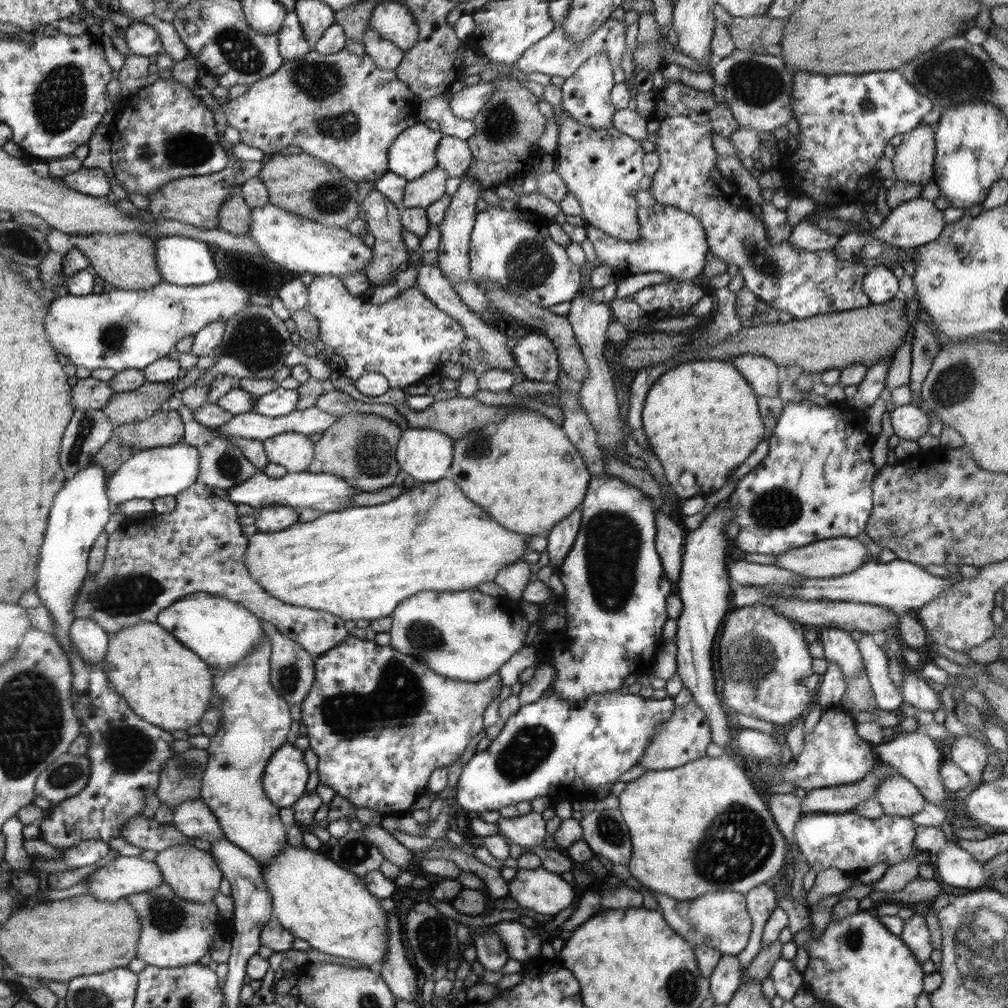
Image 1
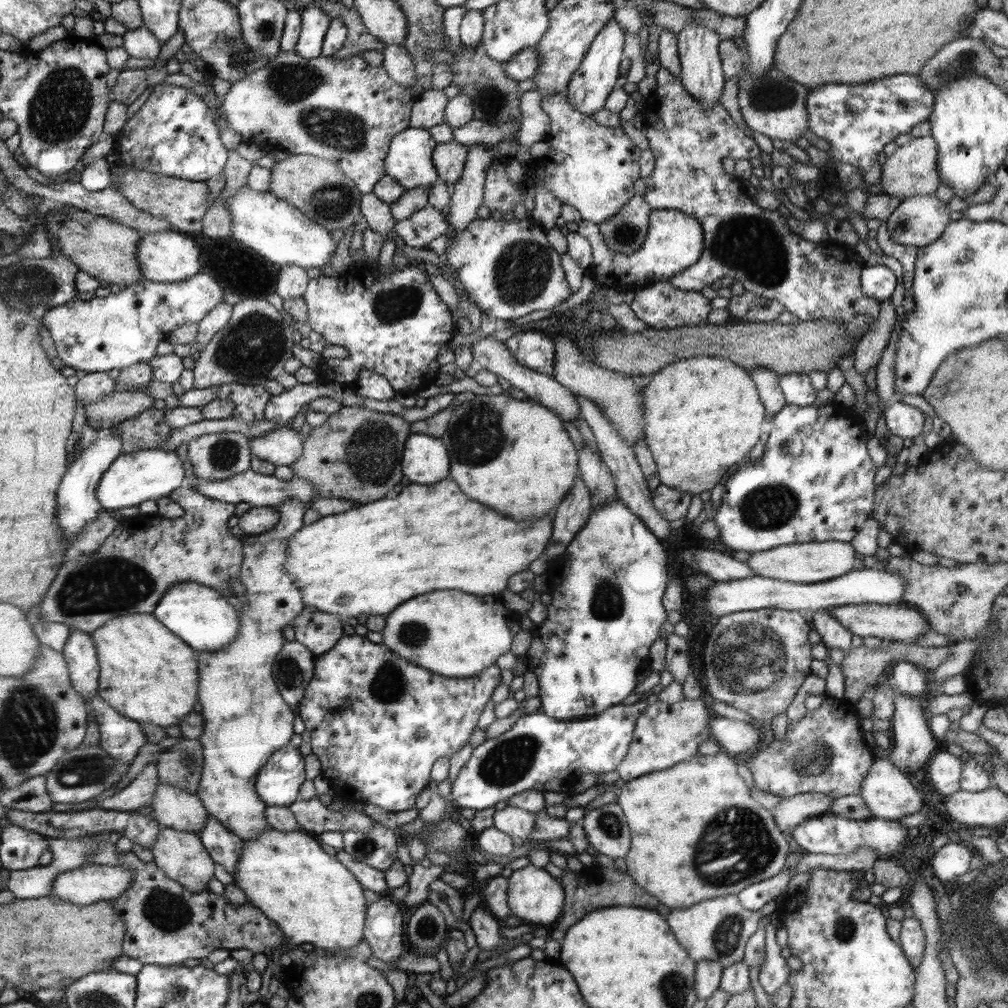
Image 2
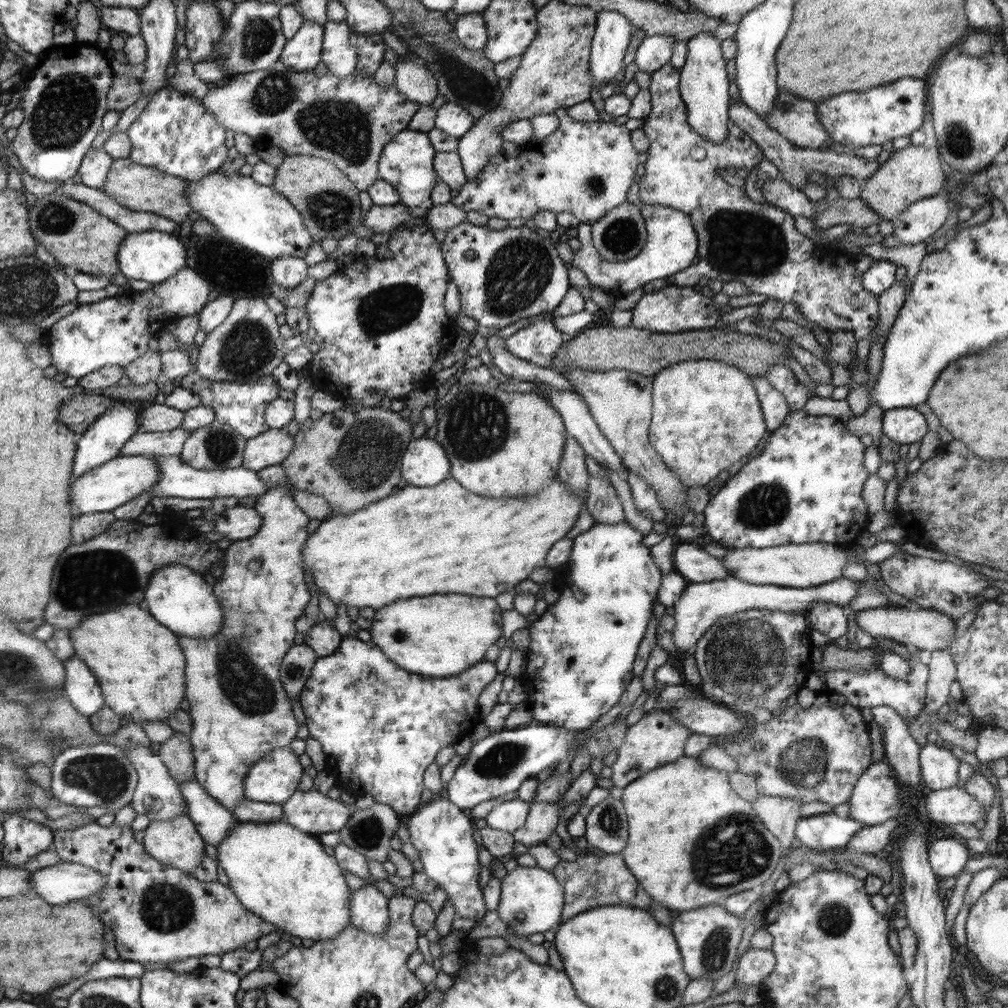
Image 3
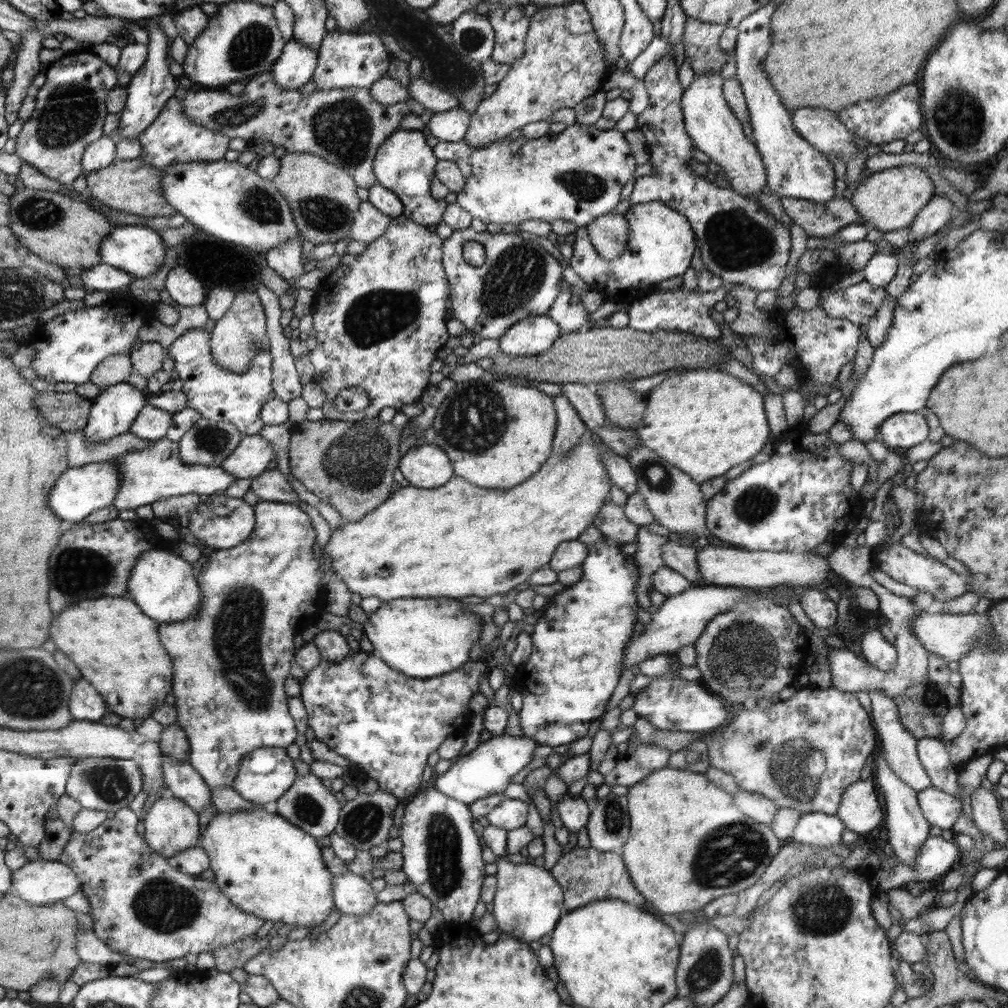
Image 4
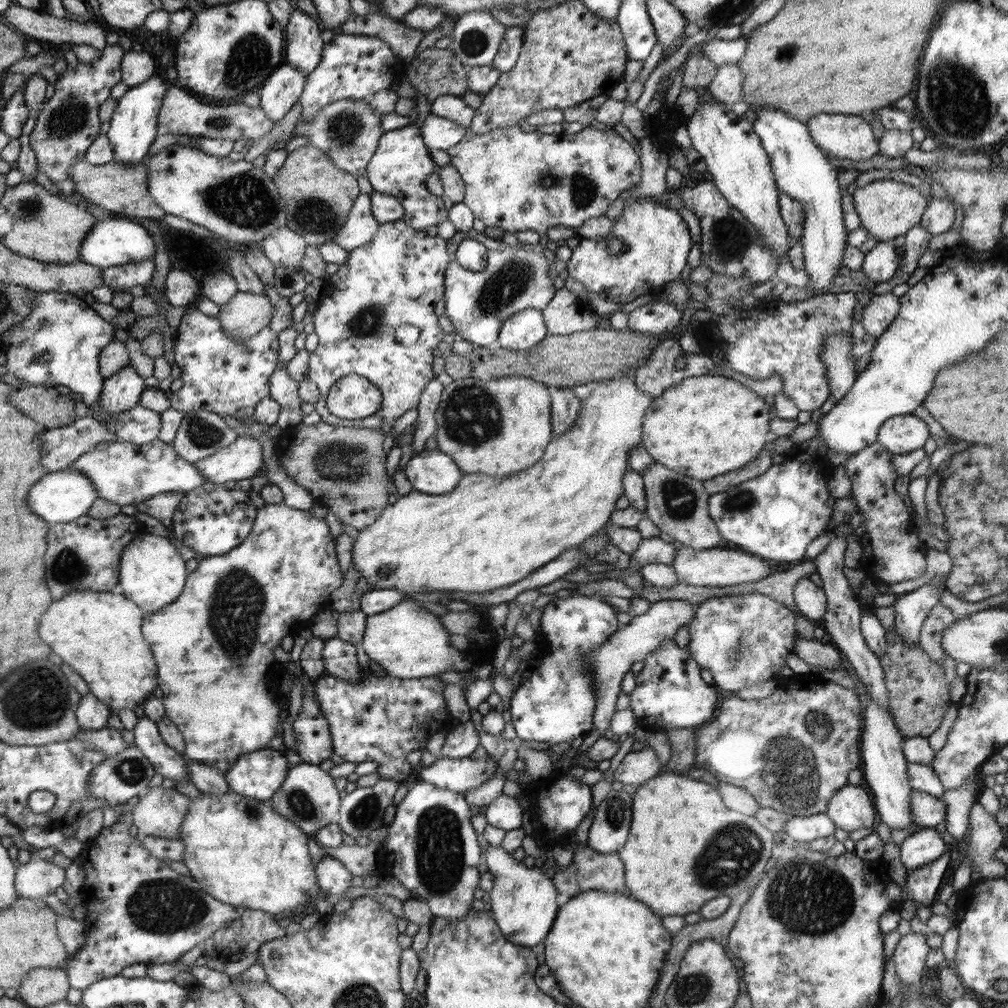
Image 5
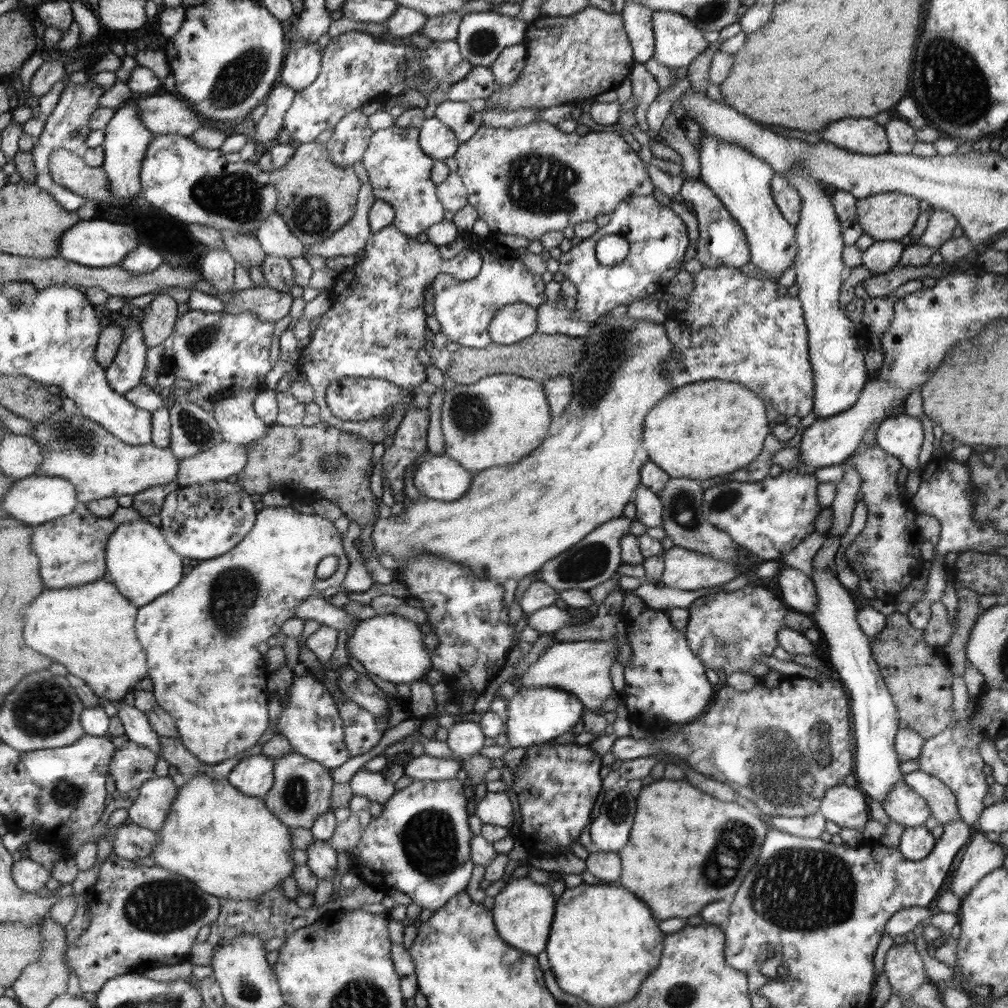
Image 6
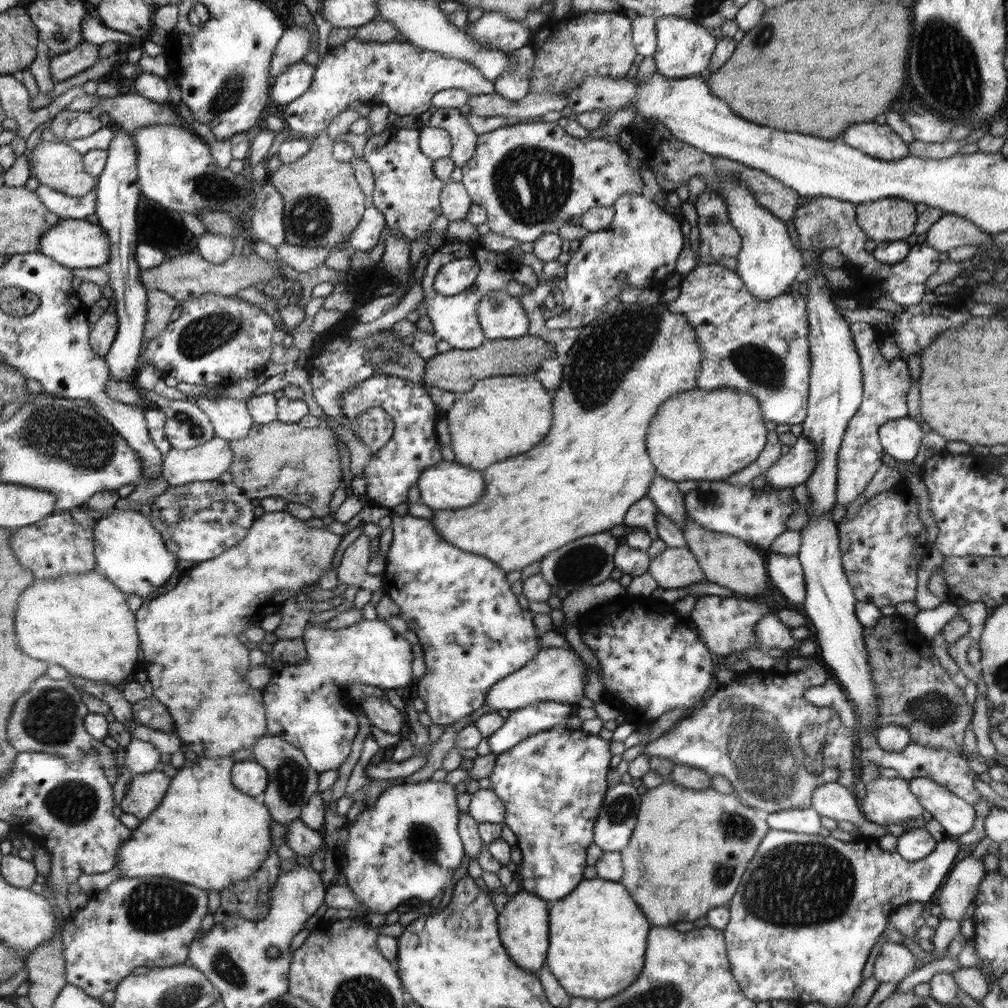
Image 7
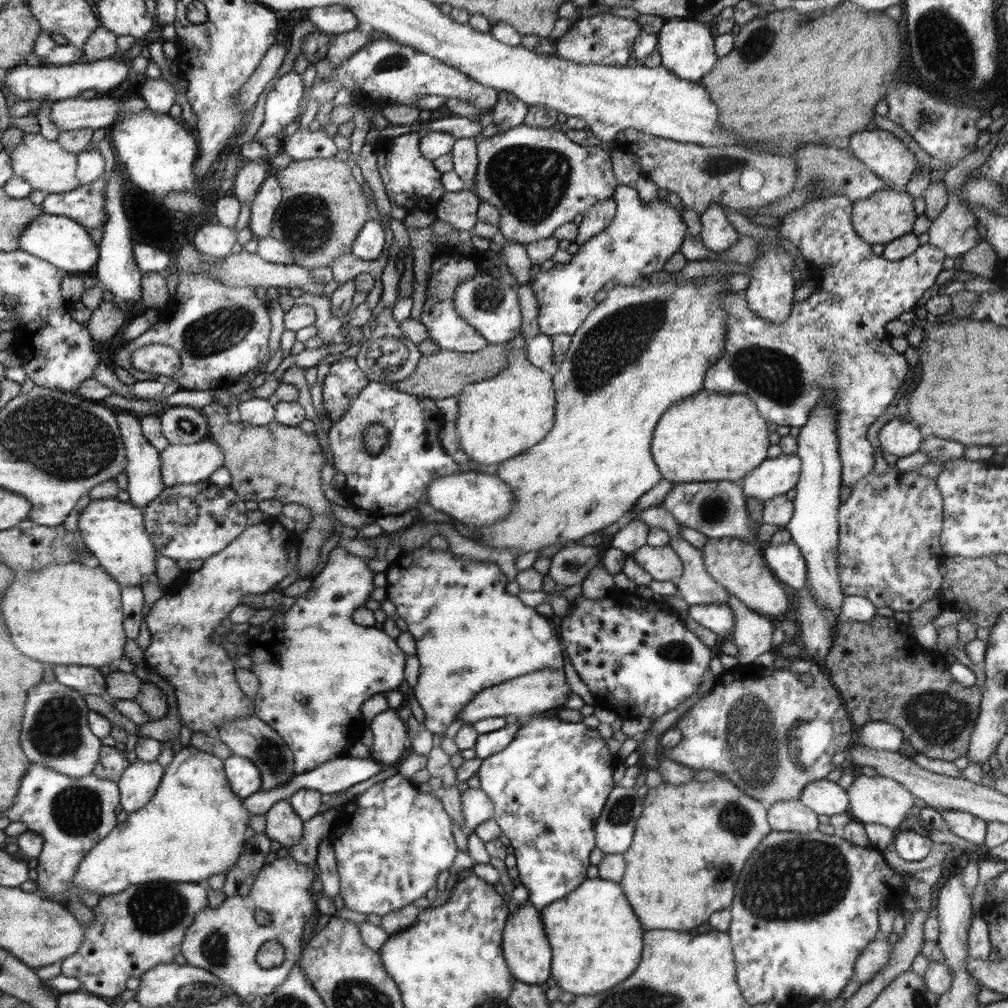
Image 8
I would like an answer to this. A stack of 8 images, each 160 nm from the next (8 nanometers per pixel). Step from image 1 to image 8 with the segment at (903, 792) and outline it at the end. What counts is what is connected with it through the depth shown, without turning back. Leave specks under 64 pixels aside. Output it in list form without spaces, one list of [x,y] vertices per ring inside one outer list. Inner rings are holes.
[[[827,779],[814,781],[806,785],[799,801],[802,801],[802,804],[819,815],[834,816],[834,814],[842,814],[842,812],[848,812],[849,810],[846,790]]]

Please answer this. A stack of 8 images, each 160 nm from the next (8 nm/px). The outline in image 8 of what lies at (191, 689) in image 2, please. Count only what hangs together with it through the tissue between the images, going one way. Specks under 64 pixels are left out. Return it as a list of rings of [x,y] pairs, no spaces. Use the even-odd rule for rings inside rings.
[[[80,562],[51,564],[39,570],[29,570],[26,574],[17,573],[15,580],[12,592],[8,592],[4,612],[8,612],[8,628],[12,628],[16,644],[20,644],[20,652],[28,652],[28,656],[44,664],[76,664],[97,669],[110,666],[124,656],[128,636],[124,626],[123,604],[120,604],[121,584],[102,567],[90,569]]]

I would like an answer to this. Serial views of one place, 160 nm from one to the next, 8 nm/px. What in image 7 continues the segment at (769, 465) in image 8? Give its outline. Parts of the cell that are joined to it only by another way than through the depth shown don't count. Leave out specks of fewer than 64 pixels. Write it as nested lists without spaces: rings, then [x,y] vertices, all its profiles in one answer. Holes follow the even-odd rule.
[[[804,435],[791,446],[787,454],[770,466],[762,478],[772,484],[771,488],[794,488],[811,477],[817,465],[817,446]]]

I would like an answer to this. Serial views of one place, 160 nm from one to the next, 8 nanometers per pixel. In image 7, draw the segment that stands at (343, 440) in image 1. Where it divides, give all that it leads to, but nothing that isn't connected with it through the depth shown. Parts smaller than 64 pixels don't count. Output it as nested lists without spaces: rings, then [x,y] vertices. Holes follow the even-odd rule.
[[[274,420],[268,424],[255,423],[248,436],[232,440],[234,458],[229,468],[232,482],[249,497],[263,499],[280,497],[311,508],[314,518],[328,516],[332,492],[342,480],[340,452],[336,438],[326,428],[304,428],[299,423],[286,424]]]

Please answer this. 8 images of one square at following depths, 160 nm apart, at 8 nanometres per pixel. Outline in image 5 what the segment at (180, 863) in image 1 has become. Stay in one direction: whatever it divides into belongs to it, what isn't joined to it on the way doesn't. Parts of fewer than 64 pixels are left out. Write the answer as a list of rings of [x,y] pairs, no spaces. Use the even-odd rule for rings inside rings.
[[[162,785],[148,788],[148,793],[143,797],[139,797],[139,801],[136,803],[135,808],[133,808],[133,812],[131,812],[133,816],[133,824],[139,829],[140,834],[145,836],[178,839],[191,803],[191,798],[181,794],[175,788],[163,788]]]

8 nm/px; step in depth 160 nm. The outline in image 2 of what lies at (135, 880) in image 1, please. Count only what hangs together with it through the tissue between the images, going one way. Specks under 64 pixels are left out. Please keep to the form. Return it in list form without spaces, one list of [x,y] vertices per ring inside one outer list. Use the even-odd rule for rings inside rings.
[[[86,864],[59,874],[51,894],[79,905],[108,901],[128,890],[133,878],[135,872],[125,865]]]

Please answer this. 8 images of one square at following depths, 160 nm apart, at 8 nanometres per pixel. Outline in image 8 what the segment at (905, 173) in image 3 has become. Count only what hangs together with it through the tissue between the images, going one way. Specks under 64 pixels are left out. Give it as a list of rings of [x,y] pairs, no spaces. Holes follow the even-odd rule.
[[[888,188],[875,192],[875,194],[870,198],[866,198],[866,200],[853,202],[851,221],[853,222],[856,234],[864,242],[872,246],[874,244],[886,245],[897,240],[897,238],[913,233],[912,227],[918,216],[912,204],[914,199],[906,191]]]

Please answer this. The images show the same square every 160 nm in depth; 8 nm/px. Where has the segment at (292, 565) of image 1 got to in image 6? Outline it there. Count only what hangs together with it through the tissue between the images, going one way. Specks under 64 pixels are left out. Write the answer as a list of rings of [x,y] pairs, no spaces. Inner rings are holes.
[[[628,314],[622,318],[616,319],[612,316],[608,320],[602,318],[591,325],[590,332],[585,336],[585,356],[579,366],[574,366],[572,371],[568,370],[567,375],[570,377],[573,387],[572,400],[567,404],[566,410],[560,416],[554,416],[552,419],[552,436],[547,436],[548,440],[543,440],[538,450],[531,452],[528,460],[520,460],[514,464],[505,464],[504,466],[496,466],[489,468],[486,471],[474,473],[471,486],[468,487],[467,494],[458,500],[452,502],[444,502],[441,500],[434,500],[428,497],[419,497],[418,500],[413,500],[412,504],[404,512],[396,518],[391,515],[391,507],[380,504],[380,520],[372,528],[372,544],[374,544],[374,554],[379,556],[383,552],[391,554],[394,560],[398,562],[407,562],[411,560],[415,554],[427,554],[431,552],[432,556],[436,558],[445,558],[446,560],[453,560],[460,566],[467,566],[472,574],[487,578],[492,582],[503,584],[506,580],[522,580],[532,572],[538,572],[544,567],[549,560],[556,559],[557,556],[568,551],[569,548],[579,543],[586,535],[590,535],[595,528],[598,528],[608,520],[620,518],[623,516],[624,507],[629,502],[633,502],[634,491],[641,483],[639,472],[641,466],[649,459],[646,448],[643,446],[643,426],[645,416],[652,410],[655,404],[658,404],[668,392],[672,392],[674,388],[664,378],[663,362],[671,357],[673,353],[673,346],[670,339],[667,337],[666,329],[662,324],[656,324],[652,321],[642,319],[633,320],[628,317]]]

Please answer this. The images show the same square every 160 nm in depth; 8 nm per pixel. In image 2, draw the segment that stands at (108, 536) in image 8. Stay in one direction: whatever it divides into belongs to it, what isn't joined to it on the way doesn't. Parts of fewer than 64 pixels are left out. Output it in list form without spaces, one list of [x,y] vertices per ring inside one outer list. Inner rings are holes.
[[[191,580],[177,582],[170,588],[152,614],[196,652],[218,652],[240,635],[241,622],[236,608],[221,592]]]

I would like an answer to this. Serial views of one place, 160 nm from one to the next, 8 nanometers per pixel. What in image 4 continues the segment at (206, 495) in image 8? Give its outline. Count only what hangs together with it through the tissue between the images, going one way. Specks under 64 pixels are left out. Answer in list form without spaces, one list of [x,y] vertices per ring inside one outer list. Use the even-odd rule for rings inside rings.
[[[226,494],[203,495],[199,506],[190,510],[188,528],[205,546],[211,546],[216,550],[237,547],[254,533],[254,509],[242,498],[228,497]]]

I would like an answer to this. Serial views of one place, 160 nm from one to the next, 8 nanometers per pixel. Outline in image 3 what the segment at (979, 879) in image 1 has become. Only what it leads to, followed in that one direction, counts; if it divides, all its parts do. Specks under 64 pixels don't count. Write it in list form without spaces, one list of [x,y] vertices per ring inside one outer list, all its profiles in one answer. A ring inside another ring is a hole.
[[[944,836],[930,843],[928,861],[939,878],[950,878],[960,874],[971,859],[972,852],[954,836]]]

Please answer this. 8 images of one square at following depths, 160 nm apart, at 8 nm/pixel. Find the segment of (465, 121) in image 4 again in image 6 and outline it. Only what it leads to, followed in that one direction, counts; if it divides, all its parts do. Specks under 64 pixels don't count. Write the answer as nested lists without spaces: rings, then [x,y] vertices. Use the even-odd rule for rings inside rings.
[[[432,117],[425,119],[419,128],[419,143],[428,156],[444,160],[454,156],[460,142],[446,123]]]

